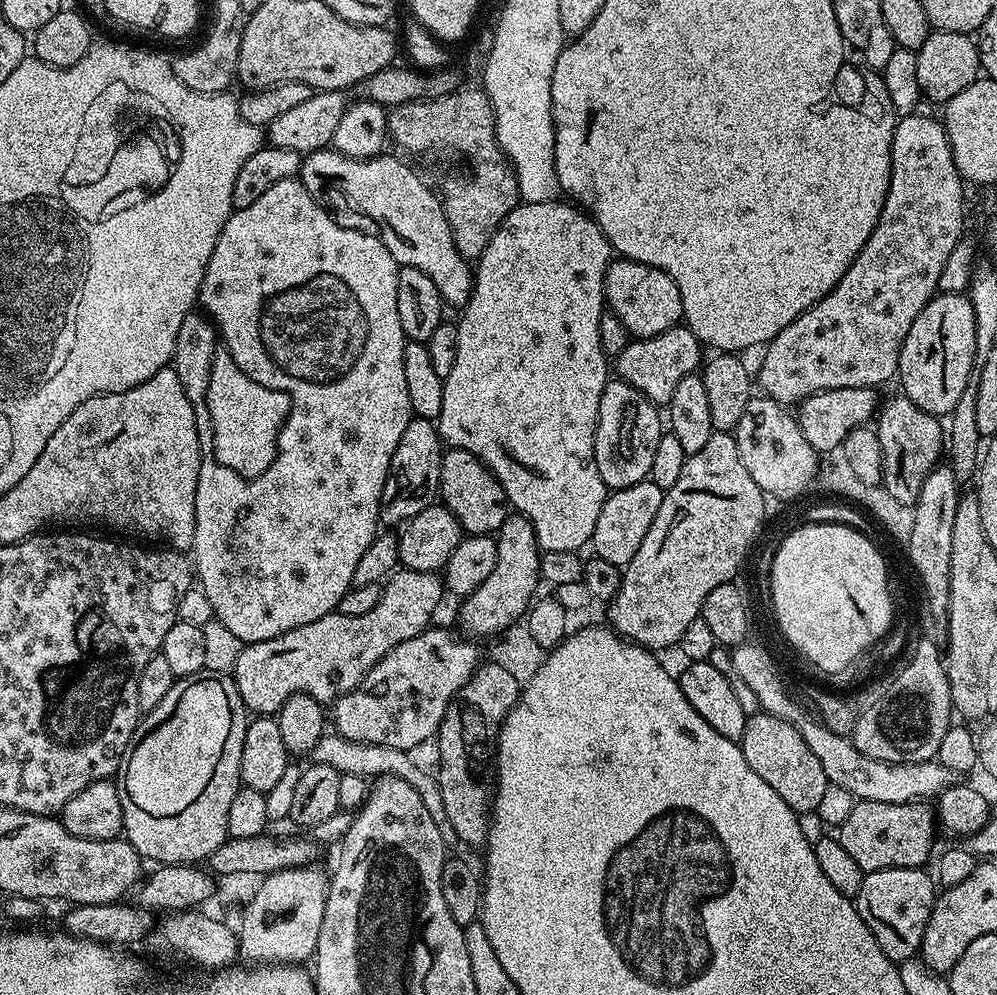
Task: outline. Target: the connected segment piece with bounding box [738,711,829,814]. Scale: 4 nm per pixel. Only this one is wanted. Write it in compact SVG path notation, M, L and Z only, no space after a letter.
M759 711L749 716L744 735L738 741L746 762L750 762L750 770L786 802L793 812L815 812L818 802L822 802L822 794L826 794L829 782L822 765L814 758L813 751L806 746L802 735L798 734L789 722L781 718Z

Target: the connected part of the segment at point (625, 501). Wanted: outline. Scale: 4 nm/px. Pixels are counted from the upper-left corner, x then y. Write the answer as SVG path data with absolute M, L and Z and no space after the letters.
M650 478L634 482L634 486L617 488L609 491L602 502L602 510L598 514L598 522L594 526L594 534L590 541L595 559L605 560L617 566L623 566L638 554L638 546L646 539L654 517L658 515L658 506L662 506L665 489L658 487Z

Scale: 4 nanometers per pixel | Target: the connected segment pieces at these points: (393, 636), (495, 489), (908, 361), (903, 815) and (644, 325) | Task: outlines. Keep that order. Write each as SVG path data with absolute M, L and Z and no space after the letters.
M401 567L388 577L380 589L378 606L374 606L374 610L369 610L367 614L343 616L337 610L318 618L318 622L310 622L306 626L283 632L278 638L270 638L257 644L244 644L236 656L234 679L245 709L252 714L272 716L280 711L286 698L290 698L295 692L306 694L319 704L331 705L339 696L345 696L358 687L369 670L382 657L390 654L390 650L394 650L398 642L406 642L406 638L414 638L429 627L433 623L432 615L443 596L446 596L446 585L437 573Z
M448 448L444 452L438 496L470 536L499 533L502 522L510 515L510 505L498 478L470 450Z
M940 292L914 318L900 351L898 381L903 395L937 418L947 417L962 397L976 361L975 314L965 293Z
M857 799L854 810L838 826L838 839L850 858L865 874L887 868L918 868L927 865L932 839L938 833L938 820L924 802L895 804Z
M616 258L609 264L604 279L604 298L610 311L636 338L657 336L675 328L681 323L684 314L682 294L678 294L678 286L674 281L661 268L633 260Z

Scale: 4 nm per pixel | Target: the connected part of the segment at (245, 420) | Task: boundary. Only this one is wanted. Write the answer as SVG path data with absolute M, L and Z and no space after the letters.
M223 346L217 347L212 356L204 408L208 410L212 426L211 453L220 465L252 479L263 474L273 464L281 426L292 408L291 396L254 382Z

